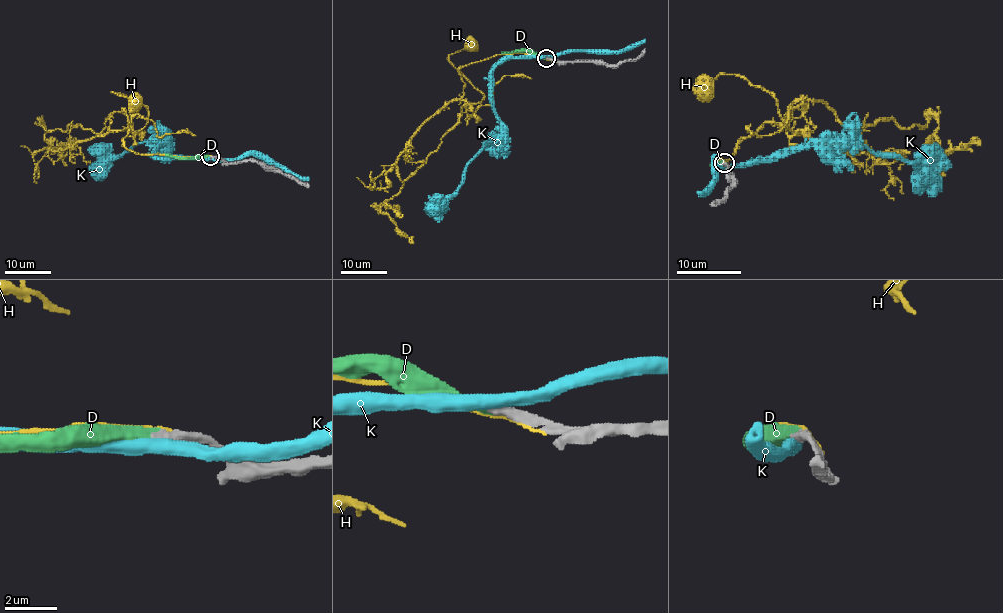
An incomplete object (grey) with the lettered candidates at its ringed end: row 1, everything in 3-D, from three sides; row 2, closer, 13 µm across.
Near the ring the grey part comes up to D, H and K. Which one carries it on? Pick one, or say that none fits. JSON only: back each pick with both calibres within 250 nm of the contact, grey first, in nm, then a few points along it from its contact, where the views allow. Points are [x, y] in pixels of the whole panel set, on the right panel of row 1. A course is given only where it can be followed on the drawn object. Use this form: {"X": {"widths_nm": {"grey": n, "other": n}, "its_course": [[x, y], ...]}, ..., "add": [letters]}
{"D": {"widths_nm": {"grey": 400, "other": 300}}, "add": ["D"]}

